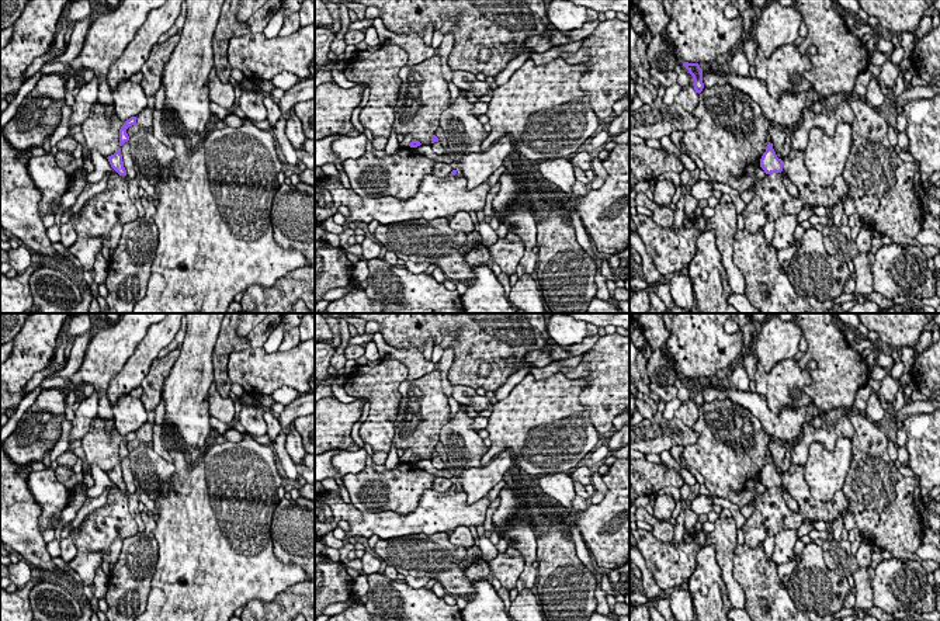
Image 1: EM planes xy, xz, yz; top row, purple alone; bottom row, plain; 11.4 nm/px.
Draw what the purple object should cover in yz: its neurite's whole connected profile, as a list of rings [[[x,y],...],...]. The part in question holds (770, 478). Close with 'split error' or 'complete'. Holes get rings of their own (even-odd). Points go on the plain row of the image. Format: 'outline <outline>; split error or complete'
outline [[[769,457],[766,466],[760,473],[760,482],[766,489],[781,488],[783,486],[783,475],[777,472],[773,458]]]; complete

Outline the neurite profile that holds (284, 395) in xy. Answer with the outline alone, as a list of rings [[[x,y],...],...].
[[[288,385],[281,386],[275,392],[271,393],[271,398],[281,403],[281,405],[289,405],[294,399],[299,396],[299,392]]]

